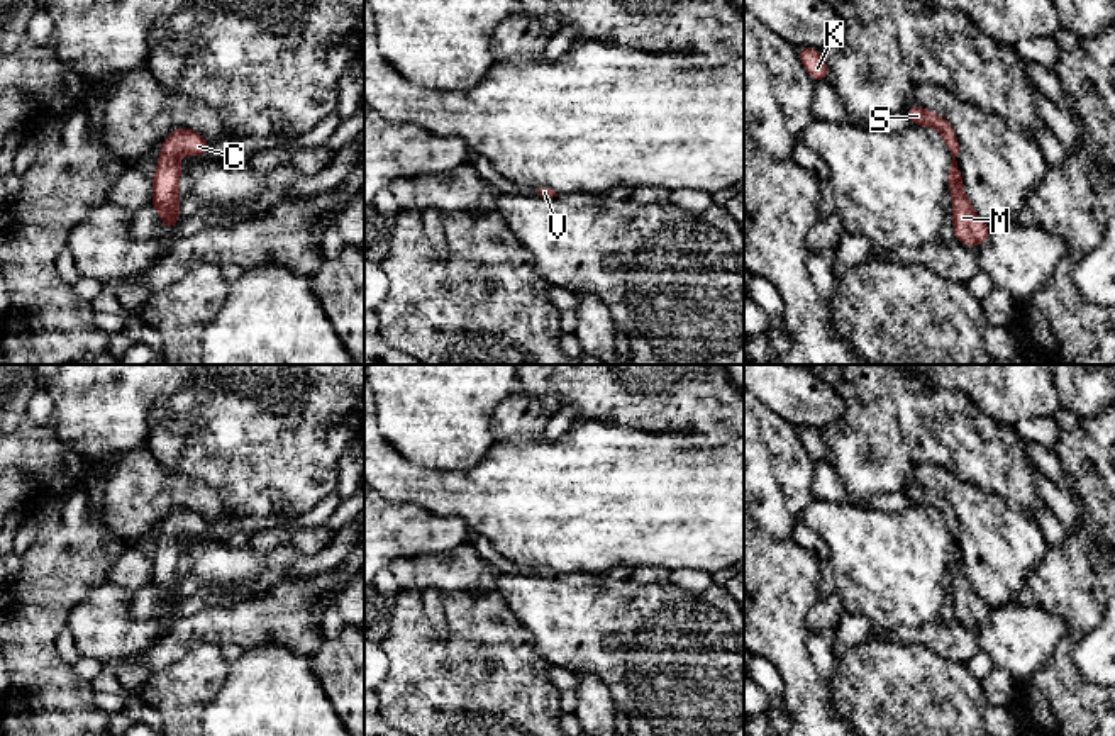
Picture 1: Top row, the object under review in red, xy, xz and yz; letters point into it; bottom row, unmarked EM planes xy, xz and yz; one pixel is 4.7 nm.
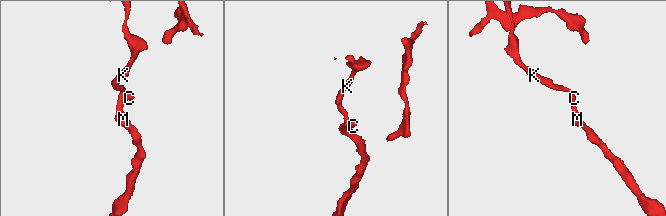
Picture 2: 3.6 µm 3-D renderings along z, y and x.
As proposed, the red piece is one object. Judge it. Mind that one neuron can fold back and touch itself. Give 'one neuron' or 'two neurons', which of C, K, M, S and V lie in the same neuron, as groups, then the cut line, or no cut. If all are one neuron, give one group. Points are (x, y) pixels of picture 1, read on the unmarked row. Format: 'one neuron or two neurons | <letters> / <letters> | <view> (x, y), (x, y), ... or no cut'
one neuron | C K M S V | no cut

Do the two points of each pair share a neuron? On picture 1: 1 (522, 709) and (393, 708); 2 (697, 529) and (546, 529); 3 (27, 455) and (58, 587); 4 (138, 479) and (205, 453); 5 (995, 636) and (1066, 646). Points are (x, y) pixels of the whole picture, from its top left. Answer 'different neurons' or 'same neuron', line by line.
1: same neuron
2: same neuron
3: different neurons
4: different neurons
5: different neurons

